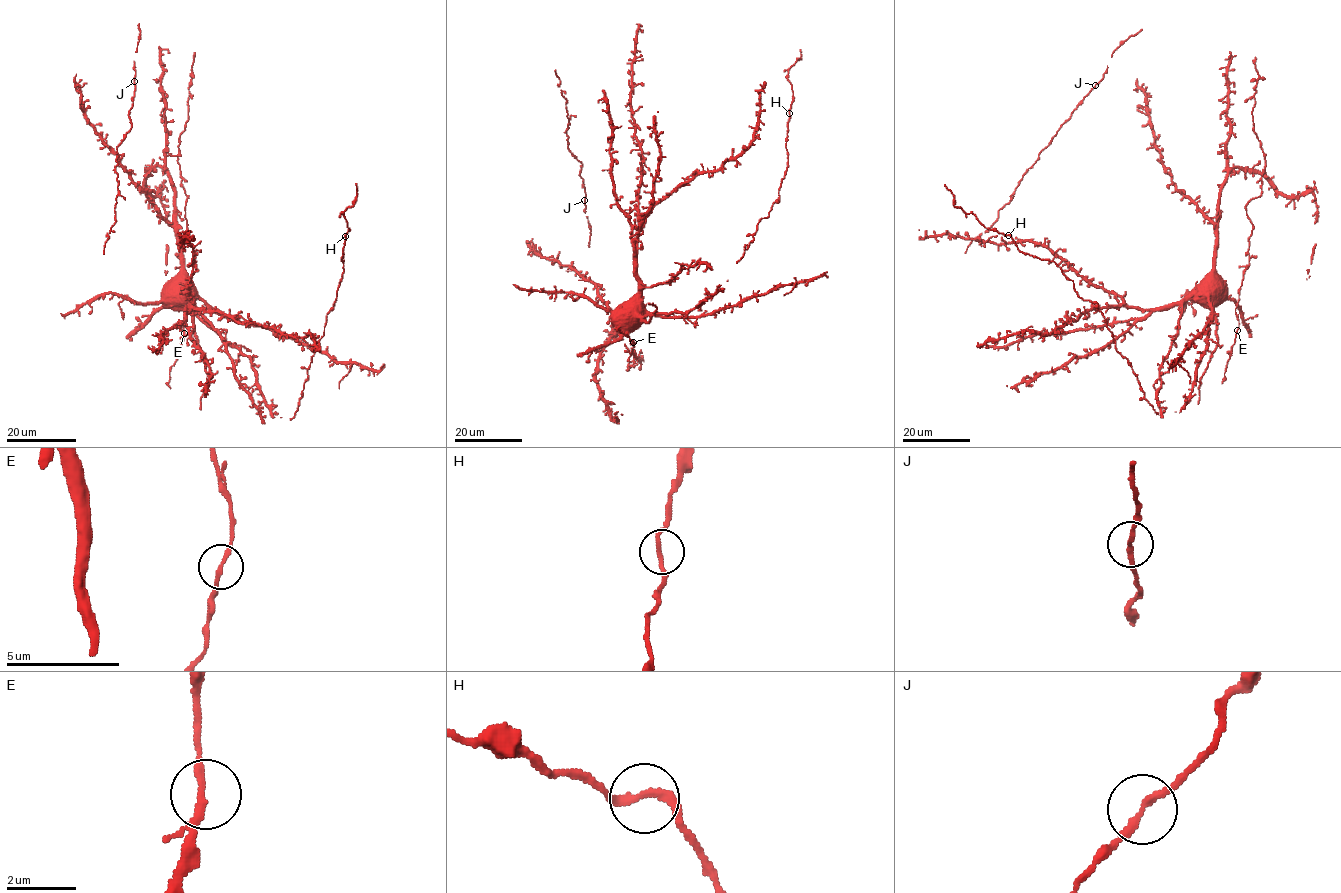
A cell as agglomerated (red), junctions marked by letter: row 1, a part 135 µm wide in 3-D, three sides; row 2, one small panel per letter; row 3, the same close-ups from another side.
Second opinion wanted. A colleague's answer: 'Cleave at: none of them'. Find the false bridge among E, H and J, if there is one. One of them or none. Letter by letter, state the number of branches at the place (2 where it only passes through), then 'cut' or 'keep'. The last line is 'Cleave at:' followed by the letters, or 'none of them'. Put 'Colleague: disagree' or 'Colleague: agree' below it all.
E: 2 | keep
H: 2 | keep
J: 2 | keep
Cleave at: none of them
Colleague: agree

